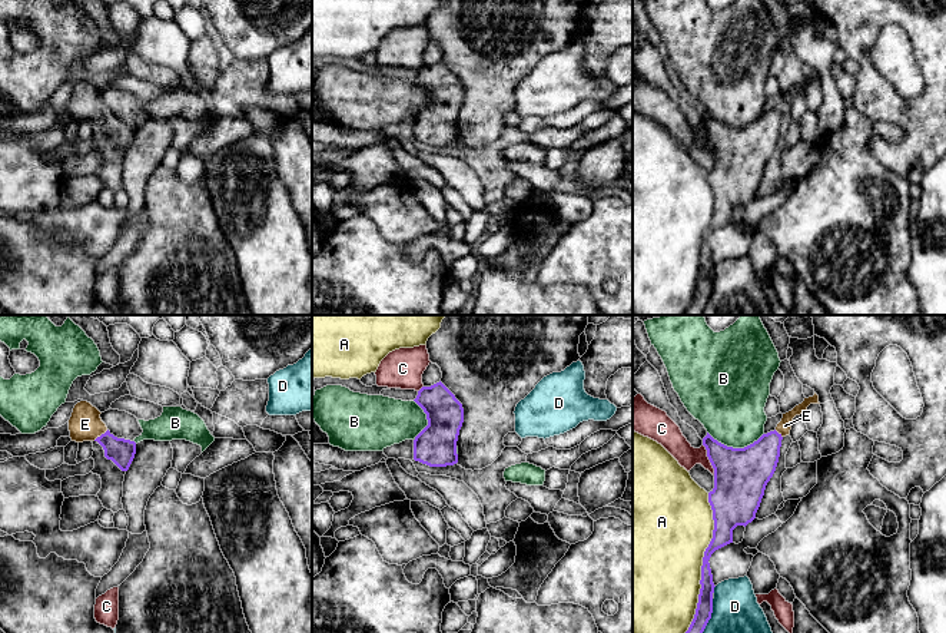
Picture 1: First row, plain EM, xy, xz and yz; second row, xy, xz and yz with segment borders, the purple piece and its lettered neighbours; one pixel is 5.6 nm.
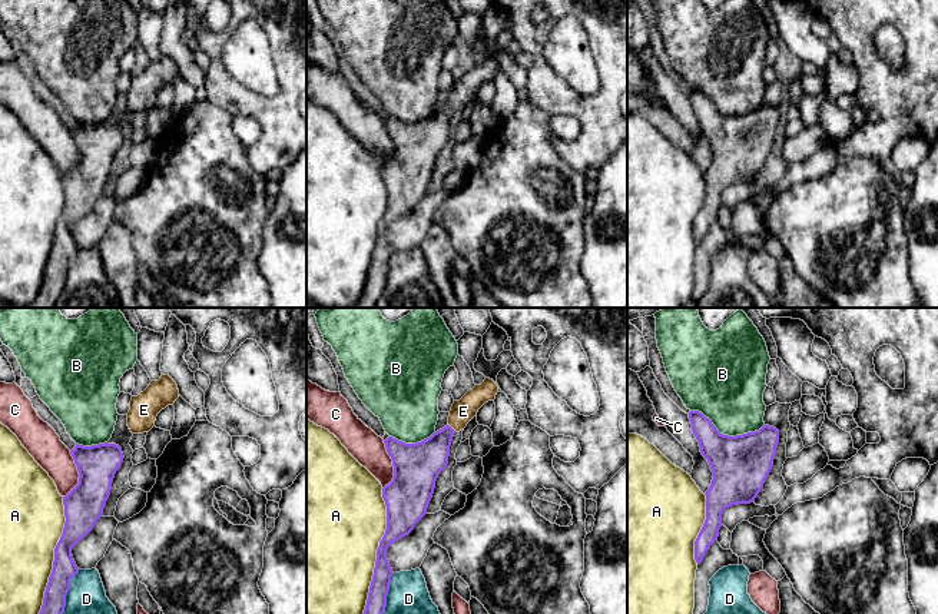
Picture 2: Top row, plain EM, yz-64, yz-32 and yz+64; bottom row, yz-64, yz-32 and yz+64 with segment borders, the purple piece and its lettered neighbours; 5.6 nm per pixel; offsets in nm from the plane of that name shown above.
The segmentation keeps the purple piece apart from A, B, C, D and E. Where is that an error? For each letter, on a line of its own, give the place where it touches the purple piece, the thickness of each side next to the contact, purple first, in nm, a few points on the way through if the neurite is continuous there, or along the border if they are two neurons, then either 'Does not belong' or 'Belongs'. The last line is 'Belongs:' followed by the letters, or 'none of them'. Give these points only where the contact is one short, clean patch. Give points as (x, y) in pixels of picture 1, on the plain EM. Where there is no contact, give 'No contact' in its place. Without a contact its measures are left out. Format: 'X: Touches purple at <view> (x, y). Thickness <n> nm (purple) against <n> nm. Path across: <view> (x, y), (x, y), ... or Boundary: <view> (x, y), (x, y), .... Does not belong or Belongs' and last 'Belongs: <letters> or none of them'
A: Touches purple at yz (703, 244). Thickness 110 nm (purple) against 480 nm. Does not belong
B: Touches purple at yz (736, 128). Thickness 300 nm (purple) against 380 nm. Does not belong
C: Touches purple at yz (709, 138). Thickness 300 nm (purple) against 140 nm. Does not belong
D: Touches purple at yz (710, 297). Thickness 100 nm (purple) against 360 nm. Does not belong
E: Touches purple at xy (102, 113). Thickness 150 nm (purple) against 190 nm. Path across: xy (120, 131), (102, 113), (85, 103). Belongs
Belongs: E

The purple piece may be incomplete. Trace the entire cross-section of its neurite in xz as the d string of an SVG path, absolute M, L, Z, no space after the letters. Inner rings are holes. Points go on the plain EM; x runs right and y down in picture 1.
M441 60L422 66L414 80L428 99L428 105L414 119L414 139L429 146L457 143L457 120L464 102L462 83Z

